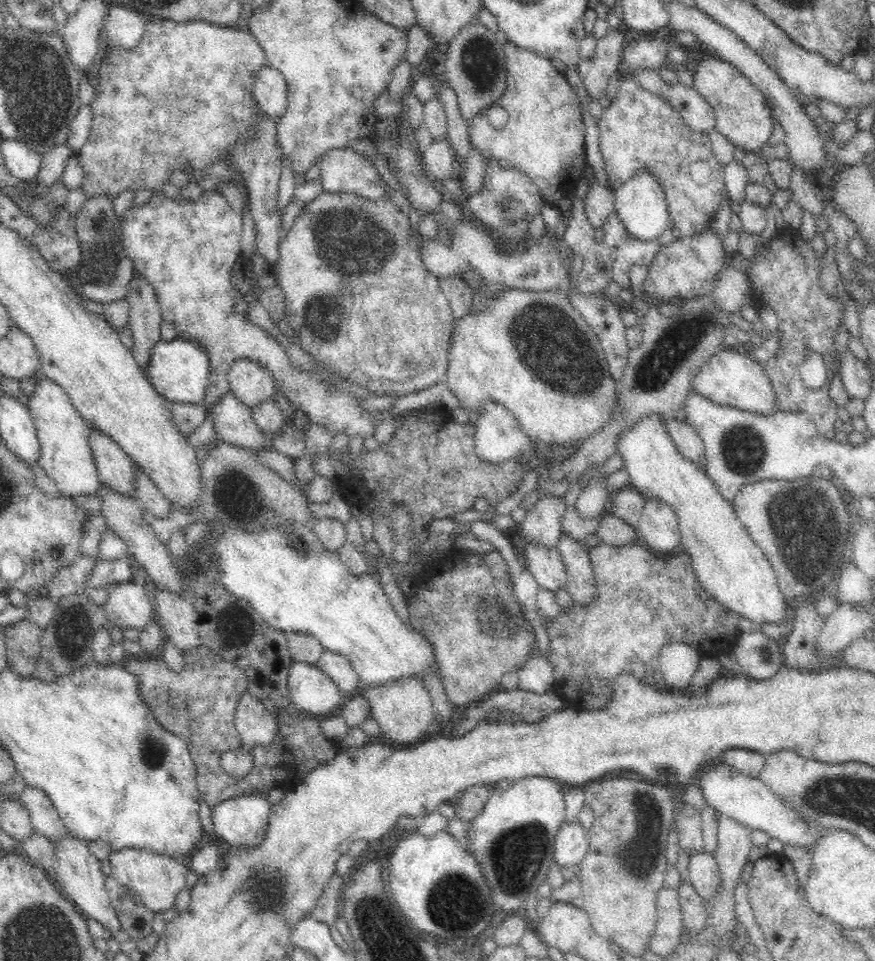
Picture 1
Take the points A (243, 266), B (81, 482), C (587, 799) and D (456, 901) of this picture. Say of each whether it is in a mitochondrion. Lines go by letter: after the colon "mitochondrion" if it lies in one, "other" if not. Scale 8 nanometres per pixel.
A: other
B: other
C: other
D: mitochondrion

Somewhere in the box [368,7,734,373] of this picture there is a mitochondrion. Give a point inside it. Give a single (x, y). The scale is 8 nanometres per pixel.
(479, 62)

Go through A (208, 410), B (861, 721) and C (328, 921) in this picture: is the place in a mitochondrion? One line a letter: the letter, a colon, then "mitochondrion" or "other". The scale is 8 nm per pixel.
A: other
B: other
C: other

